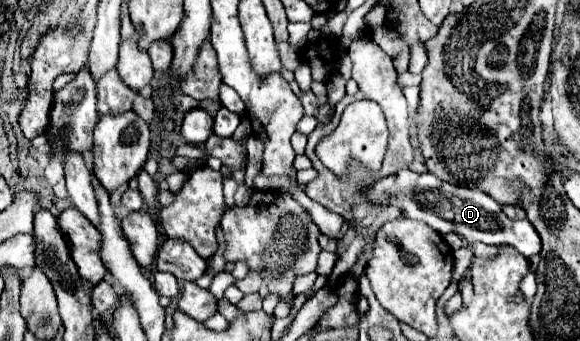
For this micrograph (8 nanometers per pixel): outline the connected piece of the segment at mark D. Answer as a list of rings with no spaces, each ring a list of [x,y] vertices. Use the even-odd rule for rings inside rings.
[[[402,168],[396,174],[370,184],[366,188],[364,196],[370,204],[396,206],[404,218],[422,220],[440,234],[456,232],[470,246],[476,242],[496,244],[496,246],[508,244],[526,258],[538,254],[540,246],[542,246],[538,232],[534,230],[534,226],[528,220],[510,220],[500,212],[500,204],[496,200],[492,200],[488,194],[482,194],[480,190],[474,190],[474,188],[452,186],[452,184],[436,178],[430,172],[418,174],[408,168]]]

